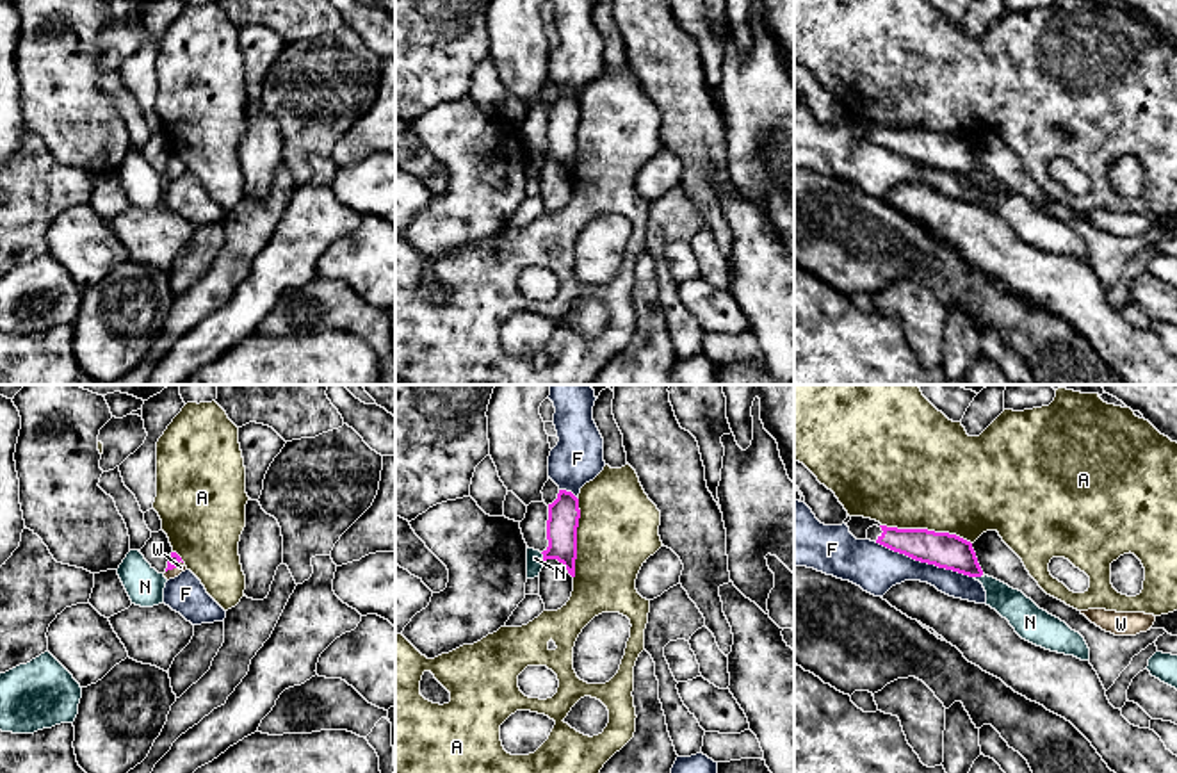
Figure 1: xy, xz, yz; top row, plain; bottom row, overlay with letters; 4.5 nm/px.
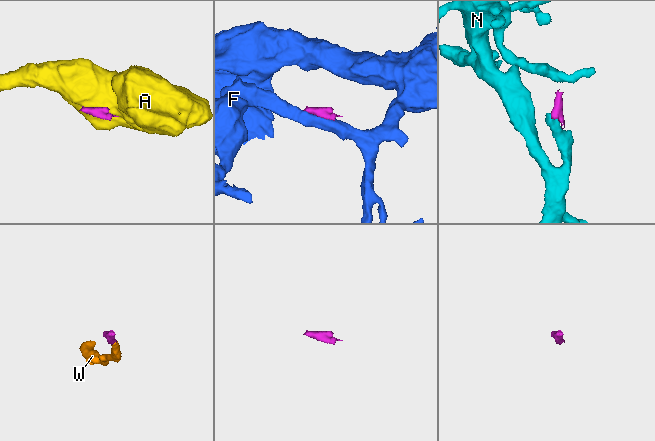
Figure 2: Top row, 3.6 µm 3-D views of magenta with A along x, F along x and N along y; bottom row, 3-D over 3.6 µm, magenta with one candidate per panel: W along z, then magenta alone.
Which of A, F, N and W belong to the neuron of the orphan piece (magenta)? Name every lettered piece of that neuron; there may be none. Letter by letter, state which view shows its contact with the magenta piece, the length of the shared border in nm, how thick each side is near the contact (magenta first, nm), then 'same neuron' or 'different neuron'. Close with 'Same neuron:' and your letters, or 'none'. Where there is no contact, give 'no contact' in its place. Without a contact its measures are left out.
A: meets magenta in yz; contact 420 nm long; 160 nm thick on the magenta side, 500 nm on the other; different neuron
F: meets magenta in yz; contact 480 nm long; 160 nm thick on the magenta side, 220 nm on the other; different neuron
N: meets magenta in xz; contact 50 nm long; 140 nm thick on the magenta side, 80 nm on the other; different neuron
W: meets magenta in xy; contact 90 nm long; 50 nm thick on the magenta side, 50 nm on the other; same neuron
Same neuron: W

